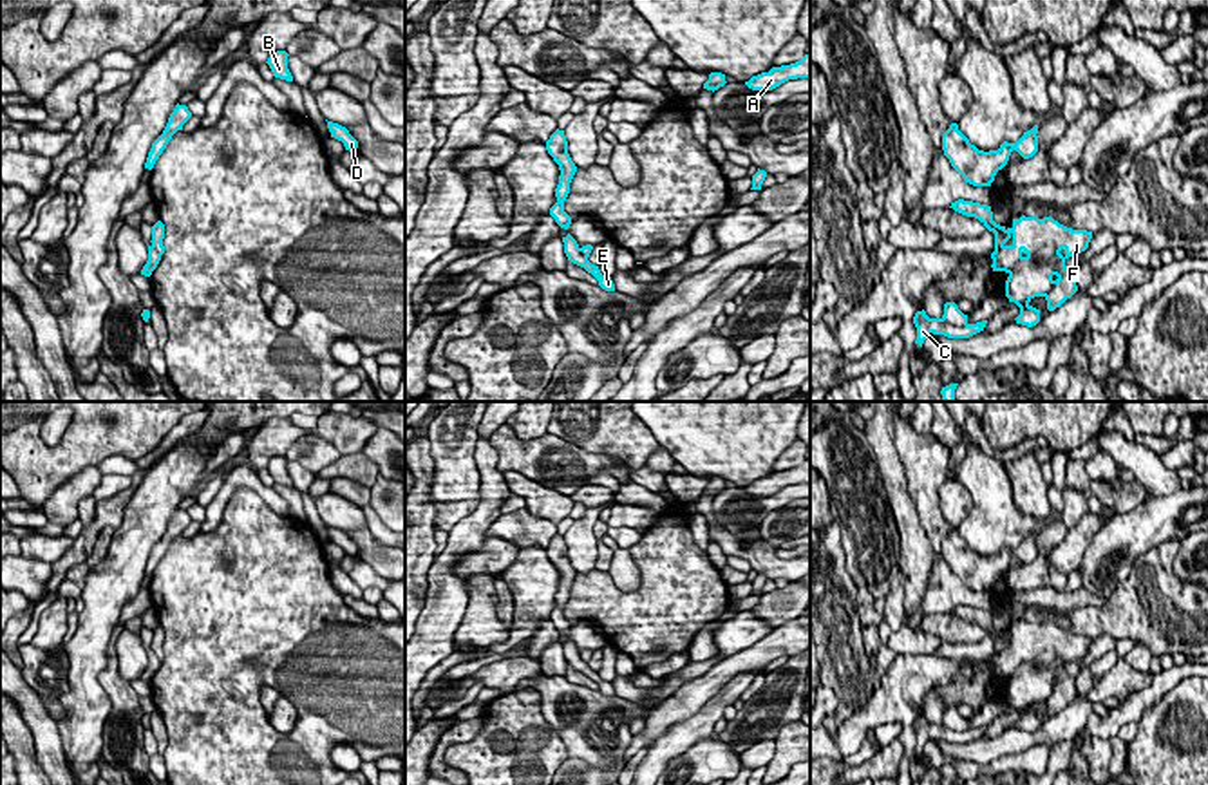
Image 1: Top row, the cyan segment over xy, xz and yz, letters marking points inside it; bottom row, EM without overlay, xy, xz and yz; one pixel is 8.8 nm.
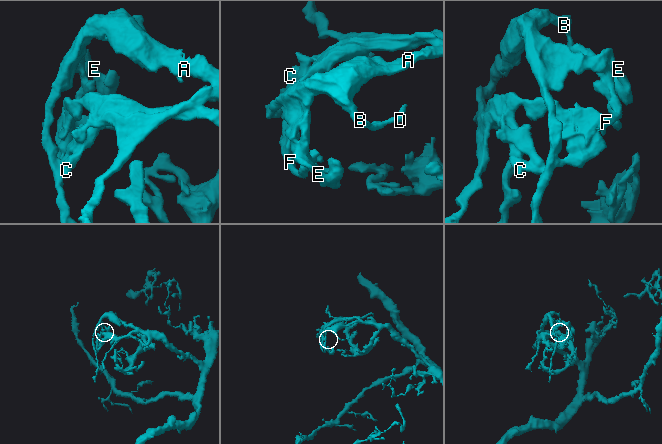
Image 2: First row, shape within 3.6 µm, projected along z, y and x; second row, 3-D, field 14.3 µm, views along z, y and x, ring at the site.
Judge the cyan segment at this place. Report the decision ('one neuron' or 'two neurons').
two neurons

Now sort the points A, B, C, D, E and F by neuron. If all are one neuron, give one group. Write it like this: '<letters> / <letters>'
A B C / D E F

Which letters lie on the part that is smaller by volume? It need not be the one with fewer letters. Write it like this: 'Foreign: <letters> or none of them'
Foreign: D, E, F

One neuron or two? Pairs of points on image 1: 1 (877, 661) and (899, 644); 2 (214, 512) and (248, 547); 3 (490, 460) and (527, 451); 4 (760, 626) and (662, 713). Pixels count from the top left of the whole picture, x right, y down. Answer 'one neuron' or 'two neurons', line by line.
1: two neurons
2: two neurons
3: two neurons
4: two neurons

